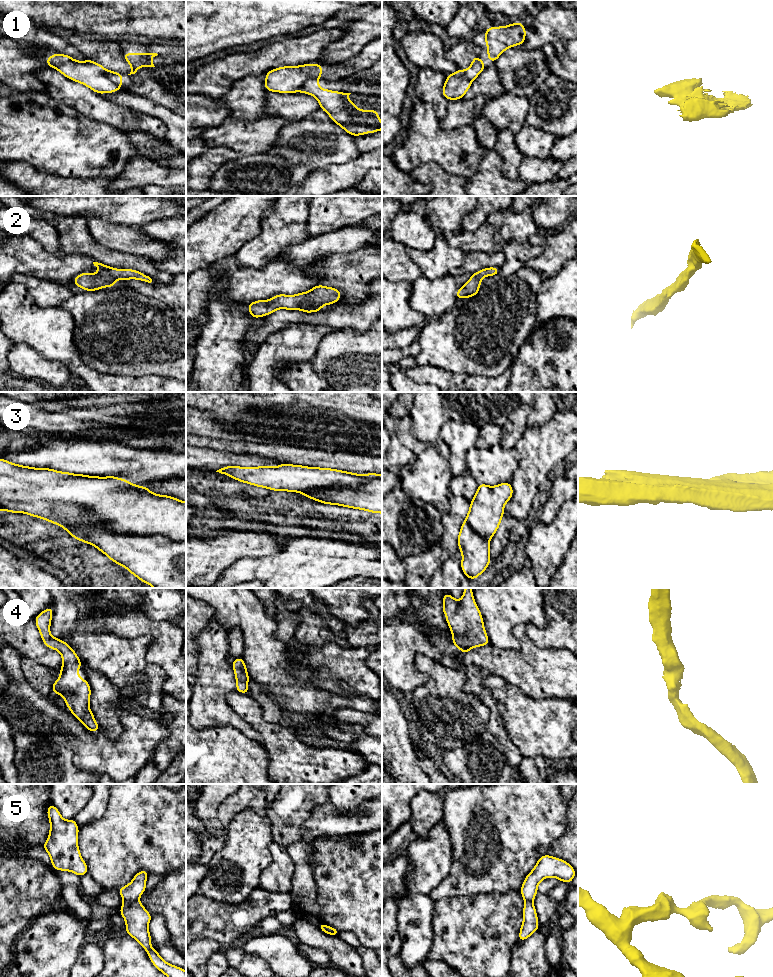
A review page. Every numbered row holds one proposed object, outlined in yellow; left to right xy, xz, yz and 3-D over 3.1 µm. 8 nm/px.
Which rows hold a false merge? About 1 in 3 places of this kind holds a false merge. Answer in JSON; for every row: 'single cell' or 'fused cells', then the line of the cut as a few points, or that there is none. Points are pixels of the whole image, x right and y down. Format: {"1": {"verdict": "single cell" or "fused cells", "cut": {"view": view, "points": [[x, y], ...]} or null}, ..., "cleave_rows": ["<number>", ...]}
{"1": {"verdict": "fused cells", "cut": {"view": "xz", "points": [[317, 78], [307, 80], [296, 91]]}}, "2": {"verdict": "single cell", "cut": null}, "3": {"verdict": "fused cells", "cut": {"view": "xy", "points": [[46, 519], [73, 505], [113, 532], [185, 542]]}}, "4": {"verdict": "single cell", "cut": null}, "5": {"verdict": "fused cells", "cut": {"view": "xy", "points": [[137, 899], [123, 902]]}}, "cleave_rows": ["1", "3", "5"]}

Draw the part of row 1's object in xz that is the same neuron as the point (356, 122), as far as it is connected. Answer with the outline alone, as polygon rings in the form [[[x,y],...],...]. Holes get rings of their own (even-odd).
[[[310,79],[297,91],[314,96],[320,109],[346,133],[352,136],[366,135],[382,130],[378,110],[360,110],[357,104],[351,103],[349,95],[338,91],[320,88],[318,79]]]

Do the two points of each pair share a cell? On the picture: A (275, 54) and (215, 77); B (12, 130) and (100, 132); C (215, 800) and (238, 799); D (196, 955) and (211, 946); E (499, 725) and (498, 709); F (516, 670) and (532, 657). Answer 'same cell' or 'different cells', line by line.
A: same cell
B: same cell
C: different cells
D: same cell
E: same cell
F: same cell

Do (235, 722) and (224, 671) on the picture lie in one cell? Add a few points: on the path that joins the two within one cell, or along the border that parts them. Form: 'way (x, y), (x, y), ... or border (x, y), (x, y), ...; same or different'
way (222, 709), (219, 706), (219, 684); same

